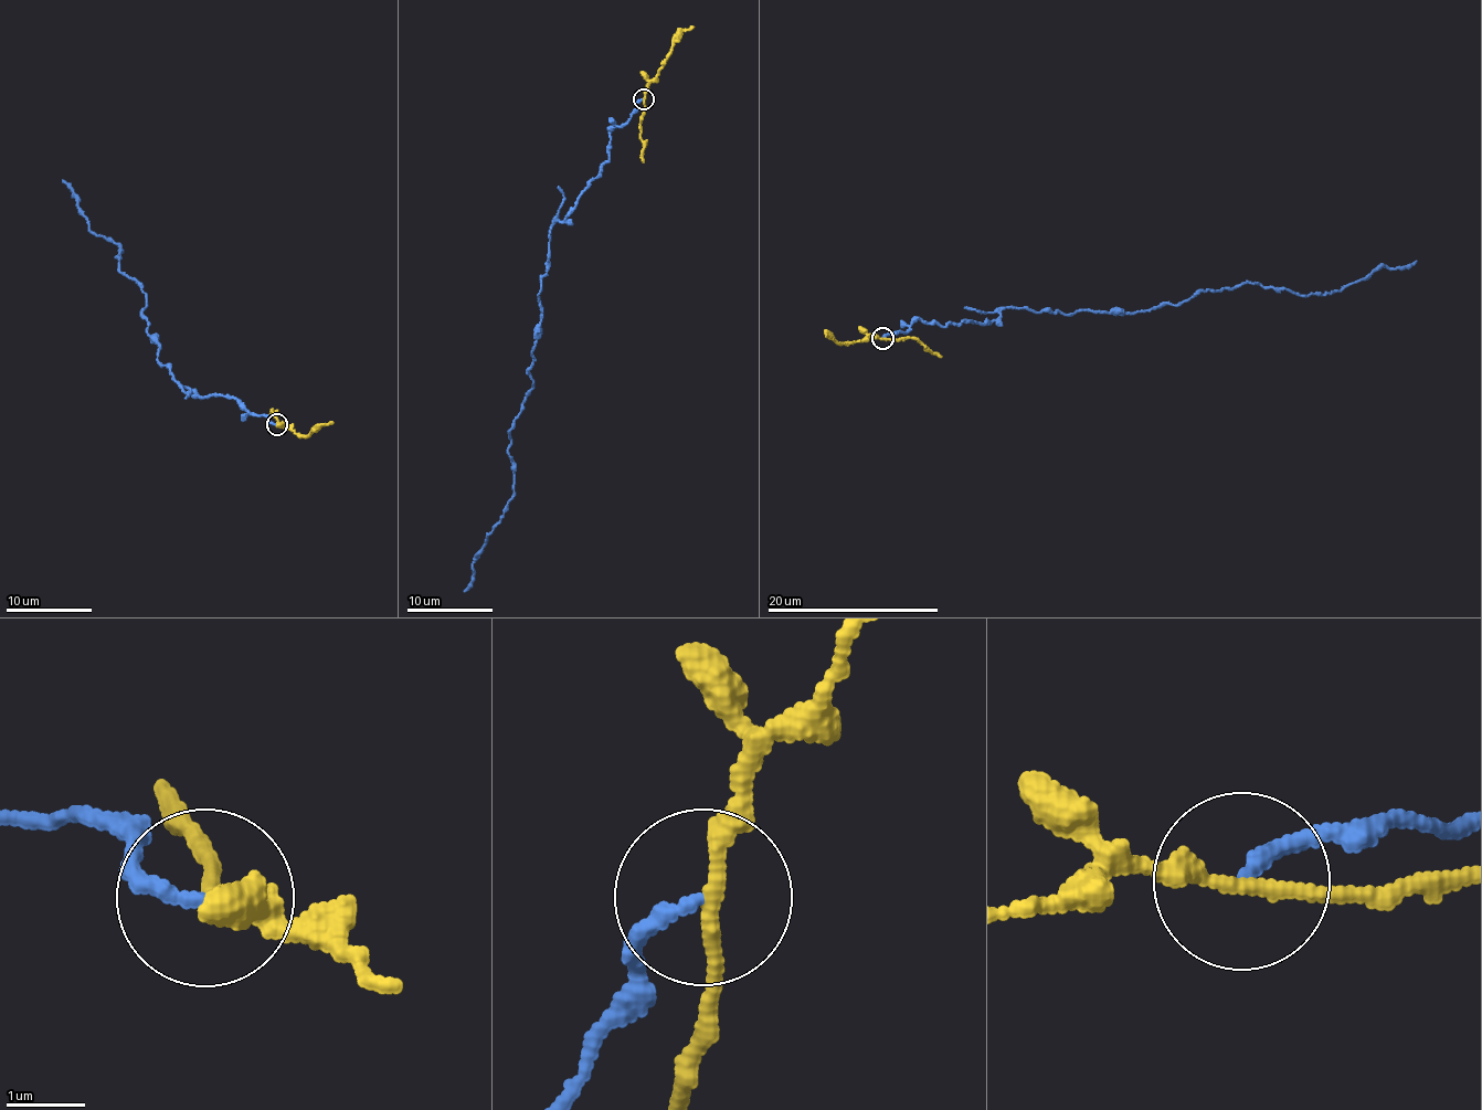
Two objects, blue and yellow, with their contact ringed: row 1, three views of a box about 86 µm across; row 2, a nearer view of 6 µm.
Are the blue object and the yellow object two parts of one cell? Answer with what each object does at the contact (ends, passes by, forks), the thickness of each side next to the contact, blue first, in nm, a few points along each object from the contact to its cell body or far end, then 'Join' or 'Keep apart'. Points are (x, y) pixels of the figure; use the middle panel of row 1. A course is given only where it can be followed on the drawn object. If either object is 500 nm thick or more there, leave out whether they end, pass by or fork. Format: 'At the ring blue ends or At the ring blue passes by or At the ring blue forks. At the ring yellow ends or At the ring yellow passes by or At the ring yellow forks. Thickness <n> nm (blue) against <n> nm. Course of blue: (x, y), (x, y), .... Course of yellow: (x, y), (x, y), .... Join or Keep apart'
At the ring blue ends. At the ring yellow passes by. Thickness 170 nm (blue) against 180 nm. Course of blue: (643, 98), (611, 133), (609, 160), (550, 231), (533, 389), (509, 430), (515, 496), (464, 591). Course of yellow: (643, 98), (684, 30), (694, 25). Keep apart

